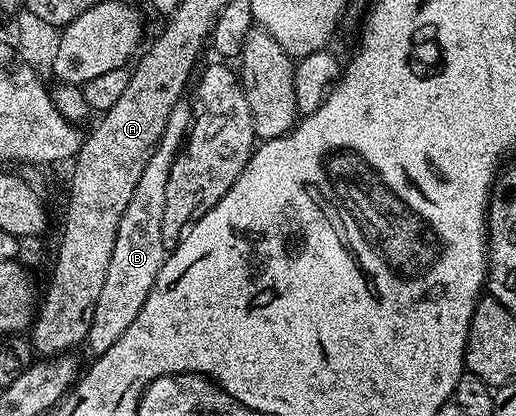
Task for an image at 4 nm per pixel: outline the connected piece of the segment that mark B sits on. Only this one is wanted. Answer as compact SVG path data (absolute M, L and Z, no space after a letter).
M180 101L173 113L169 113L165 133L153 157L149 157L149 165L145 165L137 181L137 189L133 189L133 197L129 197L129 205L121 216L121 225L117 225L117 241L113 244L113 258L109 260L105 289L101 289L101 297L97 297L93 325L89 325L85 340L85 347L92 351L92 356L103 355L109 345L121 341L121 333L133 325L137 313L141 313L141 305L145 305L145 297L149 297L149 289L153 289L153 281L157 281L157 273L161 273L161 265L169 254L161 237L161 217L165 217L165 185L169 185L173 161L186 140L190 126L191 104Z

